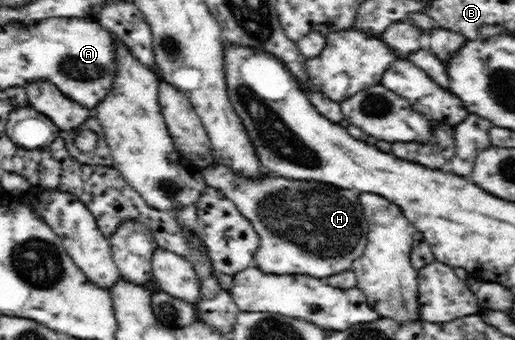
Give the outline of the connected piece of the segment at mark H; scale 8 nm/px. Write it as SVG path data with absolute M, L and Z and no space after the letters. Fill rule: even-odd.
M218 162L213 167L202 168L202 176L207 186L220 190L231 199L240 214L253 225L260 239L259 248L253 255L259 271L274 275L306 273L312 277L328 277L346 271L342 267L352 267L352 261L358 259L366 249L369 227L356 189L340 189L318 181L290 181L288 178L271 174L262 177L244 176L244 173L236 172Z

